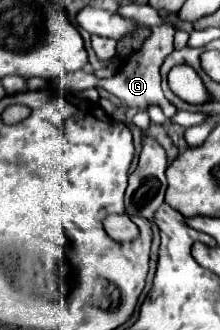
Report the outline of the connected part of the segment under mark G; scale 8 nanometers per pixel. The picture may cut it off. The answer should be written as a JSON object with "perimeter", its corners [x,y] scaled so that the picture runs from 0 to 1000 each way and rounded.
{"perimeter":[[[750,73],[750,79],[686,79],[686,109],[641,133],[641,145],[623,158],[605,158],[595,170],[577,170],[577,200],[559,212],[532,212],[532,224],[514,224],[505,236],[477,242],[441,242],[441,255],[459,267],[477,267],[486,279],[523,285],[559,321],[523,327],[514,358],[523,364],[559,364],[568,370],[568,345],[586,327],[614,333],[668,333],[677,321],[723,321],[741,333],[741,345],[759,358],[786,358],[805,345],[805,327],[750,297],[741,273],[732,273],[732,194],[750,182],[750,170],[786,152],[786,79]]]}

